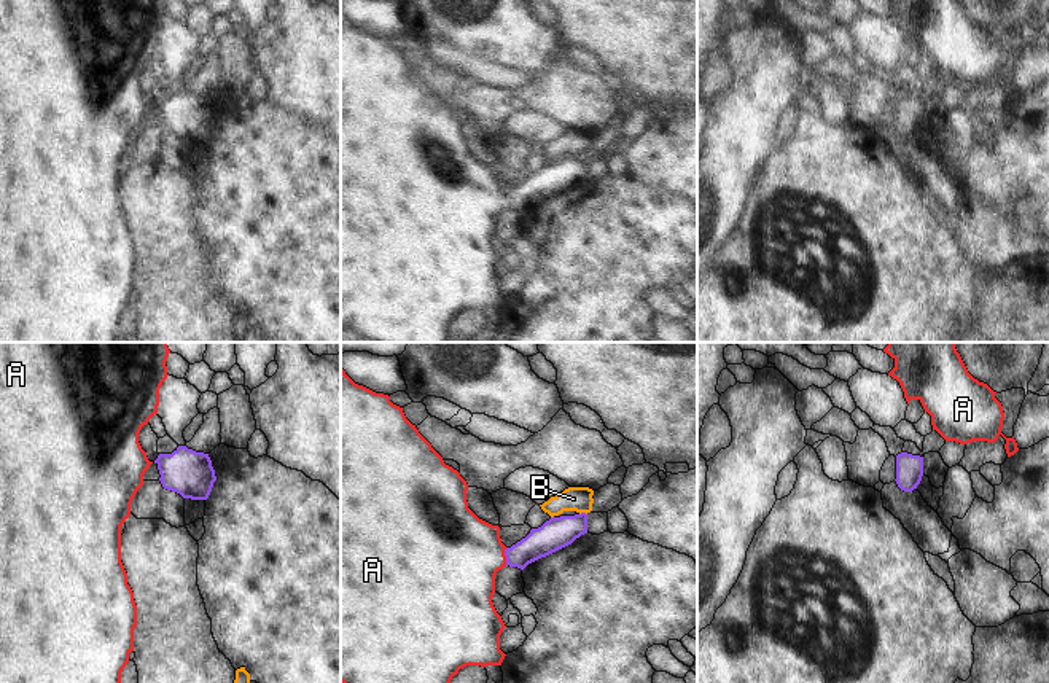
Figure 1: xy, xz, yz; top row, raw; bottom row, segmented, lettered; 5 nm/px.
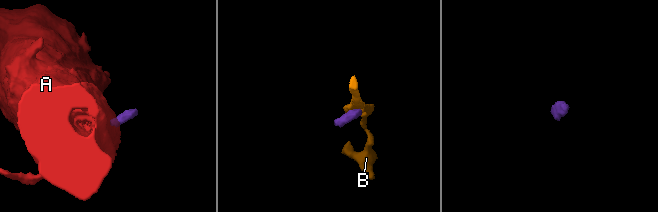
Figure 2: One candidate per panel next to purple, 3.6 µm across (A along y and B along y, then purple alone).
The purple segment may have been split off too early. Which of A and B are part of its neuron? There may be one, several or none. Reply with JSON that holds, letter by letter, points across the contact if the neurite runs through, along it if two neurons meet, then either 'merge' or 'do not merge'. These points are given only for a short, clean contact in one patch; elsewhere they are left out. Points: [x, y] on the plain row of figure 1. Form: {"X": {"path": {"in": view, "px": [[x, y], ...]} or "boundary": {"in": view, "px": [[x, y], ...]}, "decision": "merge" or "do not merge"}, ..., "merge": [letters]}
{"A": {"path": {"in": "xz", "px": [[551, 180], [521, 198], [505, 198], [456, 199]]}, "decision": "merge"}, "B": {"boundary": {"in": "xz", "px": [[586, 156], [580, 158]]}, "decision": "do not merge"}, "merge": ["A"]}

